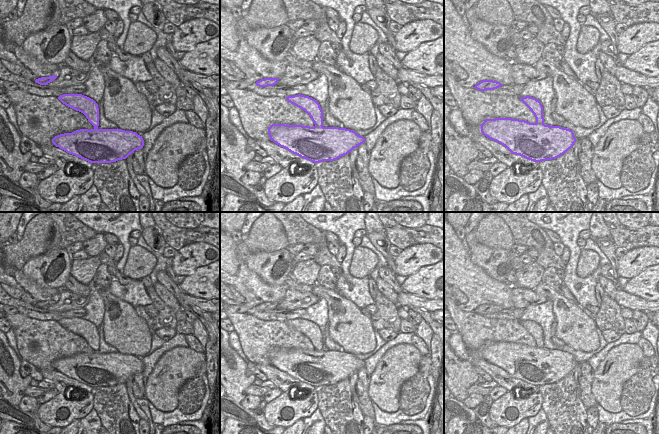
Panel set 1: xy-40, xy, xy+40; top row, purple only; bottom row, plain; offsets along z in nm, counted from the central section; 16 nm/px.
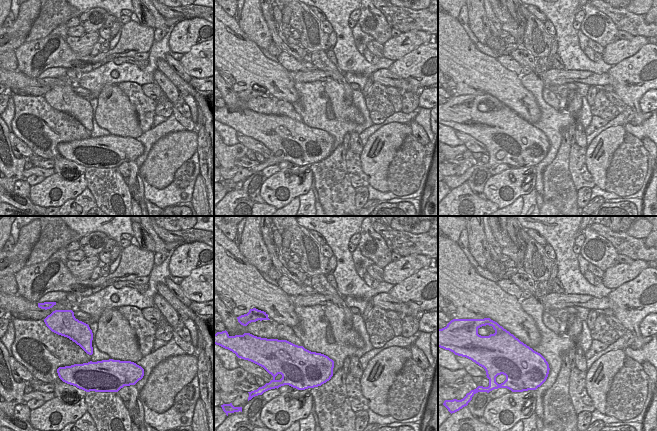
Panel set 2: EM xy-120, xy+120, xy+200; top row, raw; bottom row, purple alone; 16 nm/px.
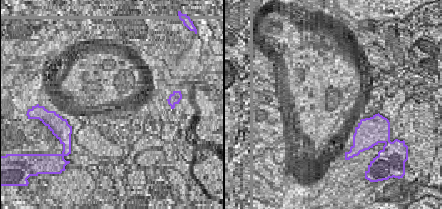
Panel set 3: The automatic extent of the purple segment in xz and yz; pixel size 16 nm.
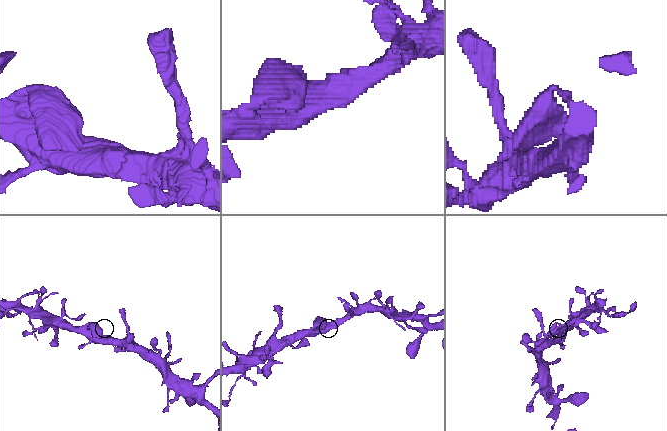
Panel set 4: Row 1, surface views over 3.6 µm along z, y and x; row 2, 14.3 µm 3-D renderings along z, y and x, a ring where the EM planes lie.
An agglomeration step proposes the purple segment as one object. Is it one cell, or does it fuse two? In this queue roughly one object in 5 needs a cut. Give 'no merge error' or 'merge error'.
no merge error

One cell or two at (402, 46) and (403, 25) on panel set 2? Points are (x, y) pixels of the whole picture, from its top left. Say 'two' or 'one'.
two

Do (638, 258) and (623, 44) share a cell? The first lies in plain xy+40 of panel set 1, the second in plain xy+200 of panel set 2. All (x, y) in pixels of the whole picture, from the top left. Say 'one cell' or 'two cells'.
one cell

